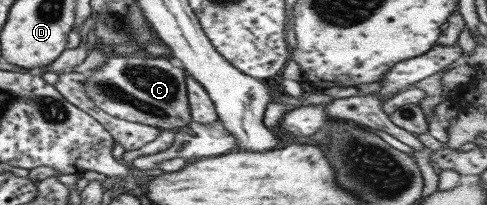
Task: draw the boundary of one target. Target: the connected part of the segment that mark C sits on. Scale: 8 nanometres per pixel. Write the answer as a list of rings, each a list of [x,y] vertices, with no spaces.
[[[109,55],[105,63],[96,71],[91,71],[84,80],[86,97],[94,102],[96,107],[111,116],[144,125],[151,125],[161,130],[178,130],[191,121],[190,106],[186,97],[186,84],[183,70],[172,66],[165,56],[119,57]]]

